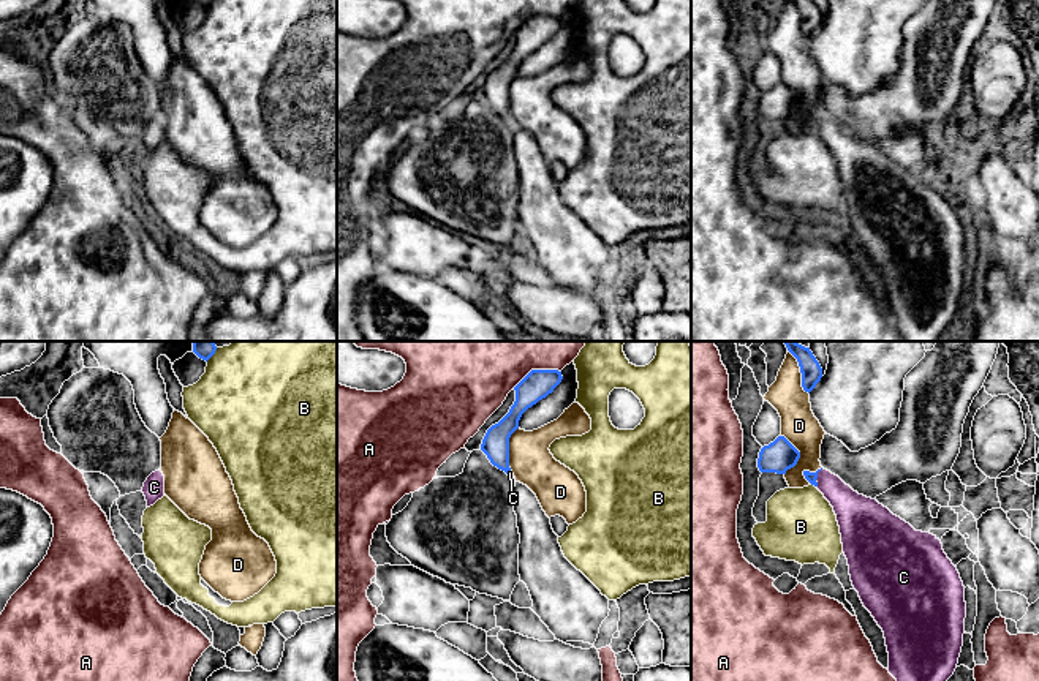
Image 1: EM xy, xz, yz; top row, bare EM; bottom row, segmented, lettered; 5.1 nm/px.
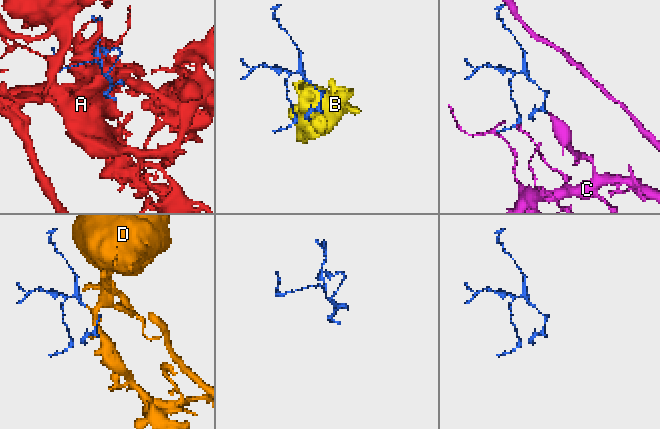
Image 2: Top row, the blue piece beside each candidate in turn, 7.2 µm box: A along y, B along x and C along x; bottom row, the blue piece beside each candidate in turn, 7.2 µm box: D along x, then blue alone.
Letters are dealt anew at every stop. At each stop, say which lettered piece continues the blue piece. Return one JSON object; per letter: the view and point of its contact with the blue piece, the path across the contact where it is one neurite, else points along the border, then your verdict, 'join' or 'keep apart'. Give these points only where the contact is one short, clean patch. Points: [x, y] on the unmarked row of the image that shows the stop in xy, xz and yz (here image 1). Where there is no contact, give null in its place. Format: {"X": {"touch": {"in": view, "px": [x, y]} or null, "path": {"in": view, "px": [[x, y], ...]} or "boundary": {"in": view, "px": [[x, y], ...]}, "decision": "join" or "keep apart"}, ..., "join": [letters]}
{"A": {"touch": {"in": "xz", "px": [536, 16]}, "decision": "keep apart"}, "B": {"touch": {"in": "yz", "px": [813, 130]}, "decision": "keep apart"}, "C": {"touch": {"in": "yz", "px": [816, 124]}, "path": {"in": "yz", "px": [[812, 124], [816, 124], [853, 157]]}, "decision": "join"}, "D": {"touch": {"in": "yz", "px": [799, 101]}, "decision": "keep apart"}, "join": ["C"]}

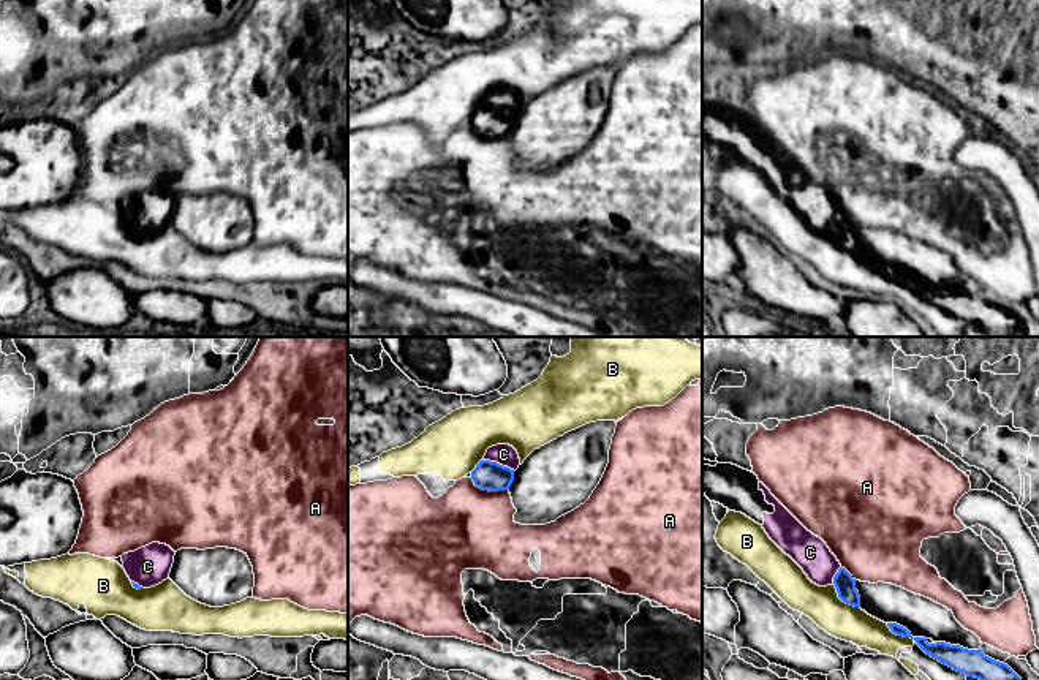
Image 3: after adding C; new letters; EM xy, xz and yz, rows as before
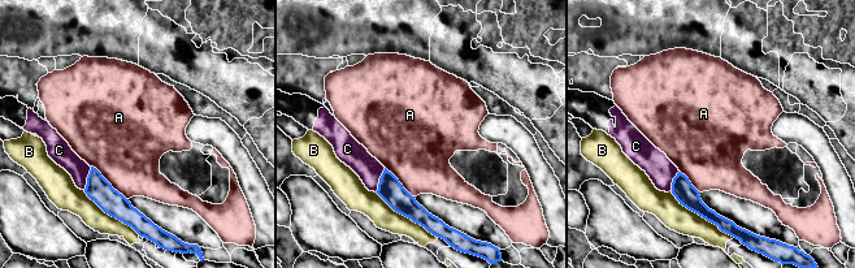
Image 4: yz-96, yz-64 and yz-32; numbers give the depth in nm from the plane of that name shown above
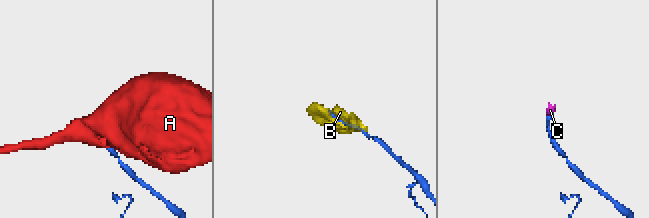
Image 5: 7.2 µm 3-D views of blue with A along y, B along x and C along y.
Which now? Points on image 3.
{"A": {"touch": {"in": "xz", "px": [489, 136]}, "boundary": {"in": "xz", "px": [[470, 124], [483, 135], [508, 136]]}, "decision": "keep apart"}, "B": {"touch": {"in": "yz", "px": [843, 247]}, "decision": "keep apart"}, "C": {"touch": {"in": "xz", "px": [498, 109]}, "path": {"in": "xz", "px": [[492, 122], [498, 109], [503, 100]]}, "decision": "join"}, "join": ["C"]}

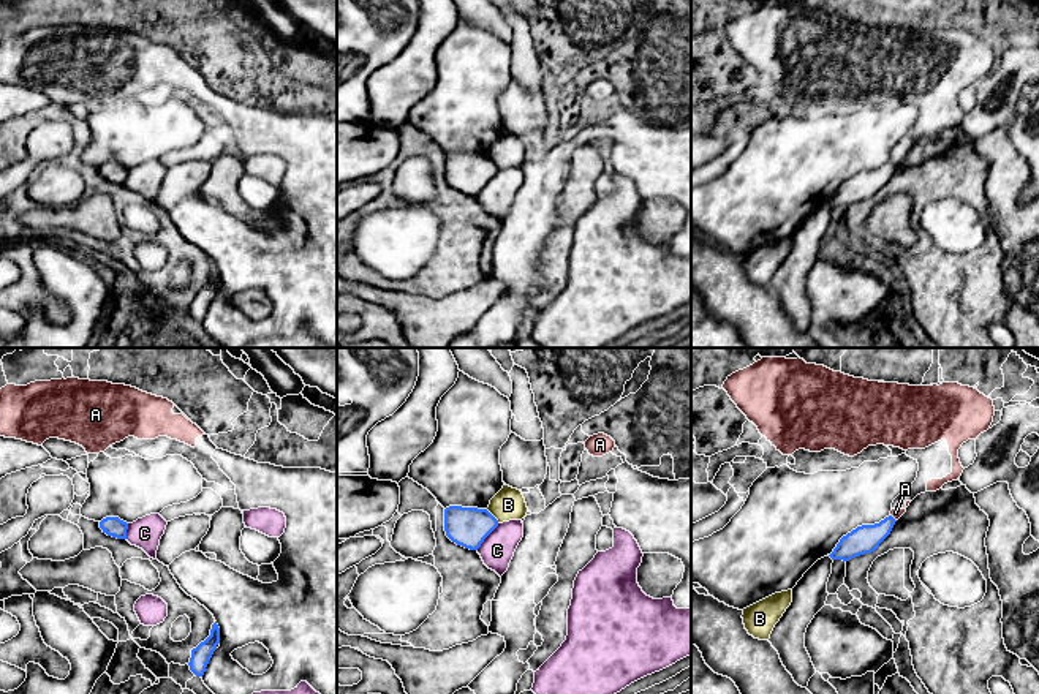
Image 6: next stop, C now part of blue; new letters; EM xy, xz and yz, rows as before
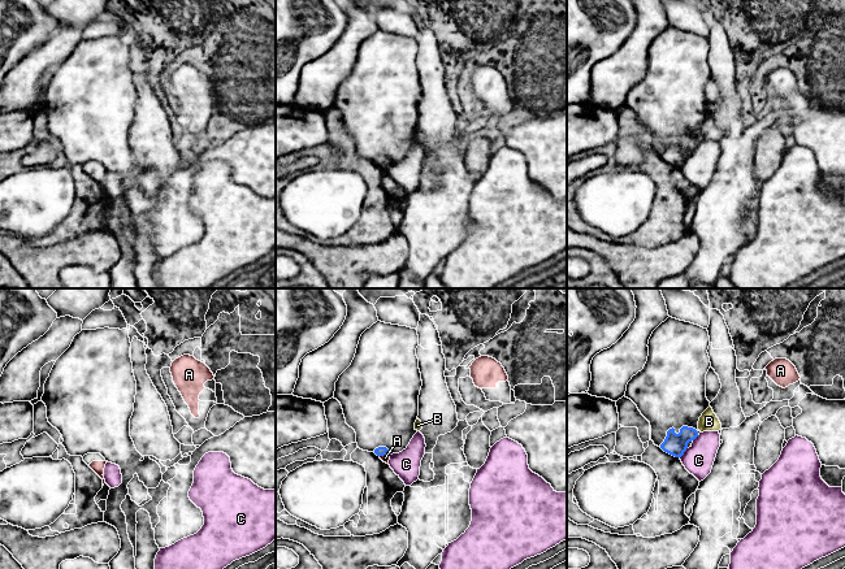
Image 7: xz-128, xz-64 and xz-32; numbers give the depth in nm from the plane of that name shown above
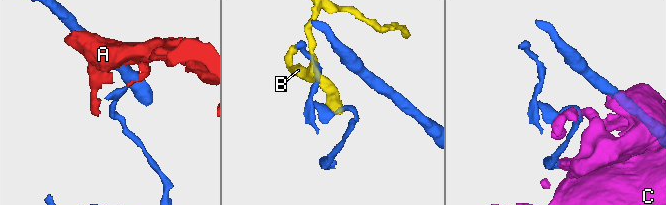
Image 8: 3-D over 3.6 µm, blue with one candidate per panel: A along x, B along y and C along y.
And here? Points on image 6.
{"A": {"touch": {"in": "yz", "px": [892, 163]}, "boundary": {"in": "yz", "px": [[891, 160], [895, 166]]}, "decision": "keep apart"}, "B": {"touch": {"in": "xz", "px": [492, 162]}, "decision": "keep apart"}, "C": {"touch": {"in": "xz", "px": [487, 181]}, "decision": "keep apart"}, "join": []}

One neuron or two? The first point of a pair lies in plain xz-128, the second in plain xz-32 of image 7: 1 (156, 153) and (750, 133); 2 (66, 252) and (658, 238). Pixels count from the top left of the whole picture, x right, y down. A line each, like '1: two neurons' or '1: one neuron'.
1: two neurons
2: two neurons

